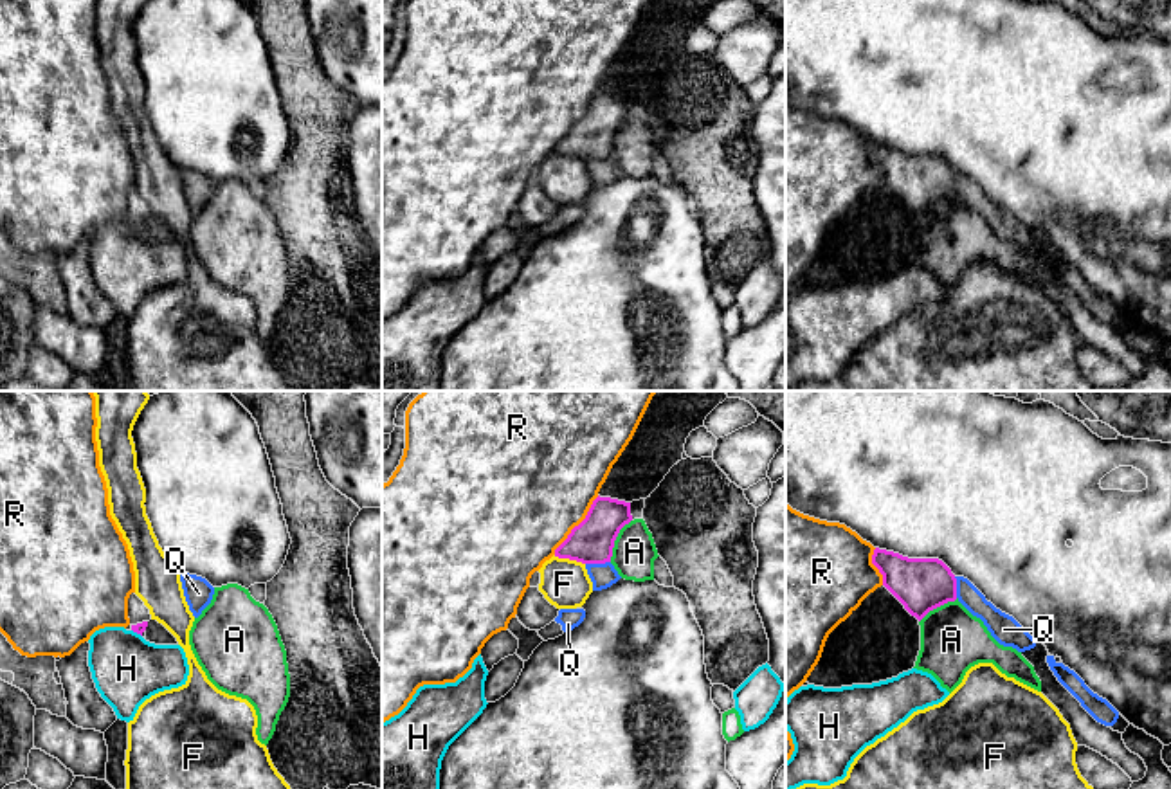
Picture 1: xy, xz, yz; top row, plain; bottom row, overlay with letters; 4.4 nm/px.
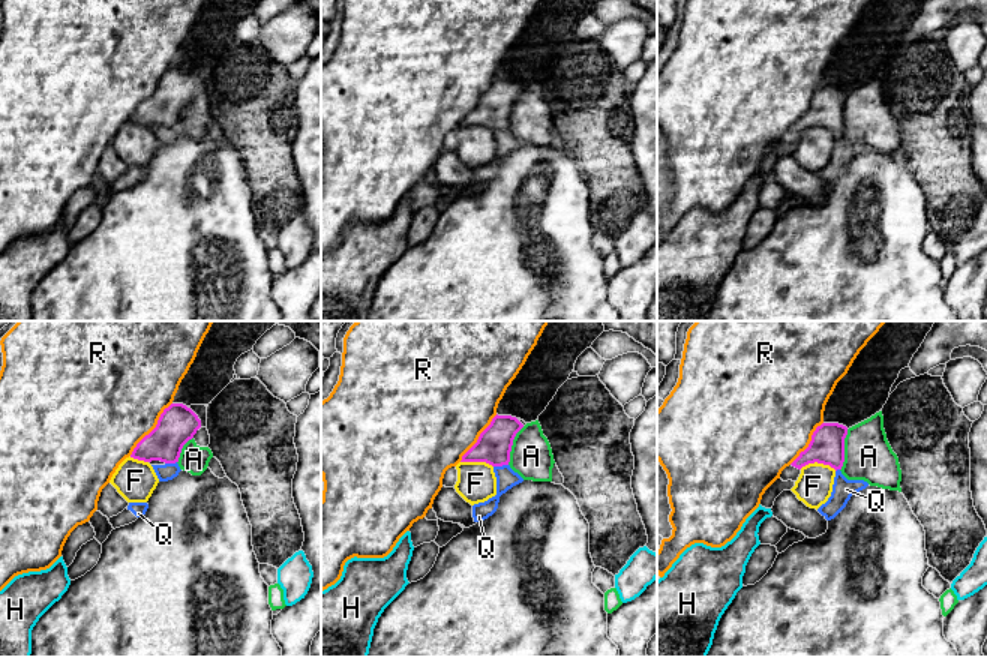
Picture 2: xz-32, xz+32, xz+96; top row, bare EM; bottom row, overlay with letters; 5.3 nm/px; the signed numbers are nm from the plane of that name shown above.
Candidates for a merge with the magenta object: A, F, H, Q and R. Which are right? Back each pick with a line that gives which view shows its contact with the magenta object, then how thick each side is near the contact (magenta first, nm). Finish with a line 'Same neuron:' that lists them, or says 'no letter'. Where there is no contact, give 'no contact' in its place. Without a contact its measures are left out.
Same neuron: no letter

